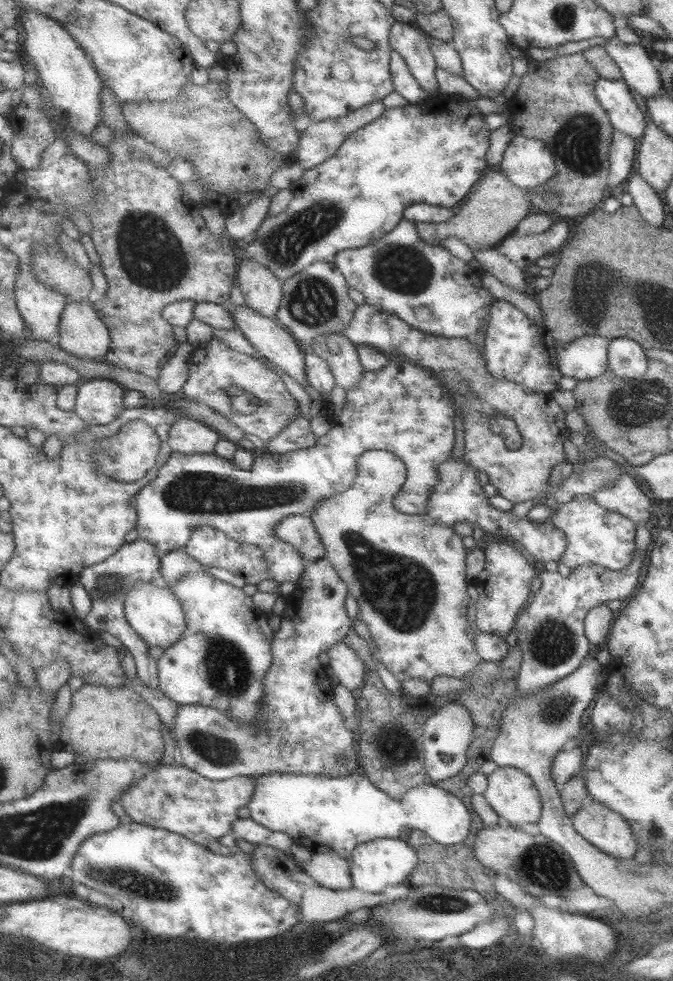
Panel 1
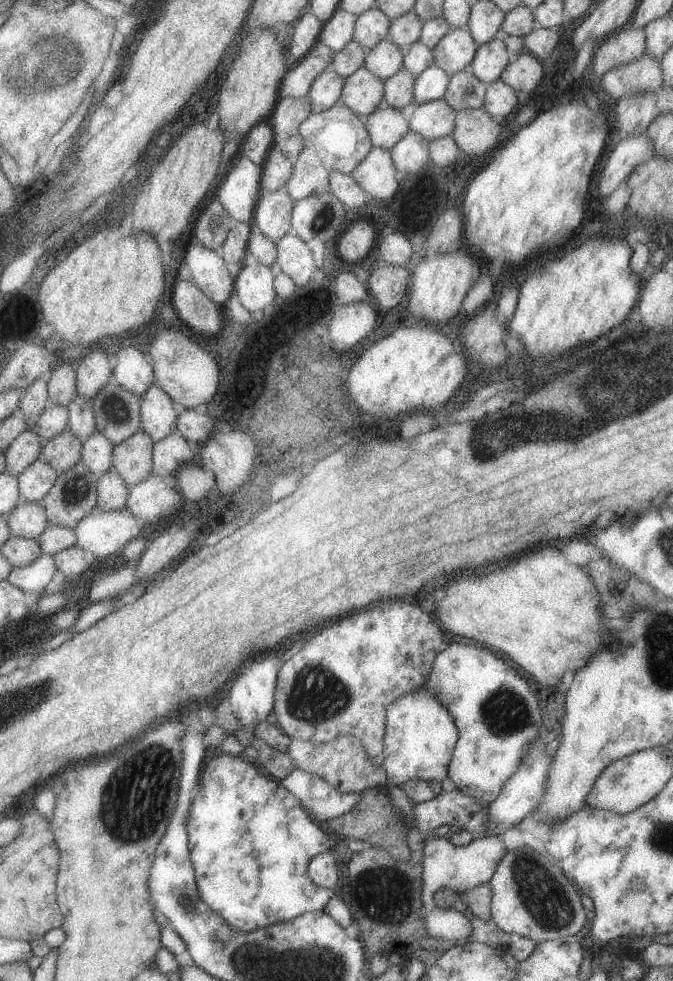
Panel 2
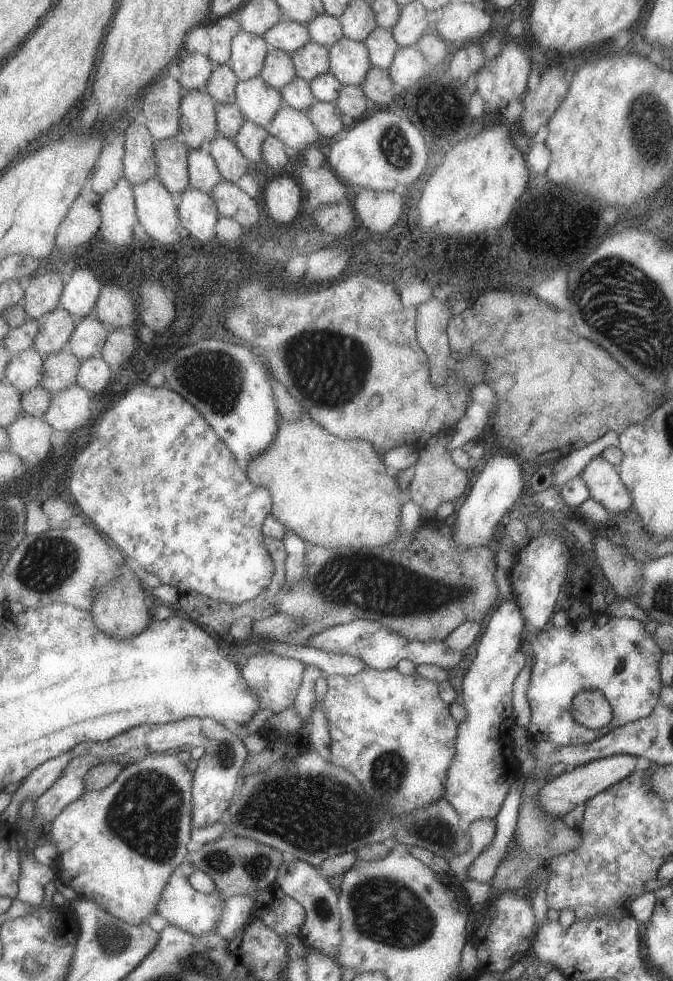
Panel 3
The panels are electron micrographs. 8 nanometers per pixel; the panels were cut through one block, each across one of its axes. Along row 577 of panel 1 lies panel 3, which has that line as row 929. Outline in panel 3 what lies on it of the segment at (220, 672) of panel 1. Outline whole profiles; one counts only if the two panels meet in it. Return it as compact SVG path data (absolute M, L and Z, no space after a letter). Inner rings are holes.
M175 872L167 884L167 890L163 892L163 898L159 902L159 908L157 912L167 918L167 922L171 926L179 926L187 932L193 932L195 936L205 936L205 934L211 934L215 932L215 928L219 926L221 918L223 918L223 898L219 892L213 892L213 894L203 894L203 892L197 892L189 878L183 876L181 872Z

